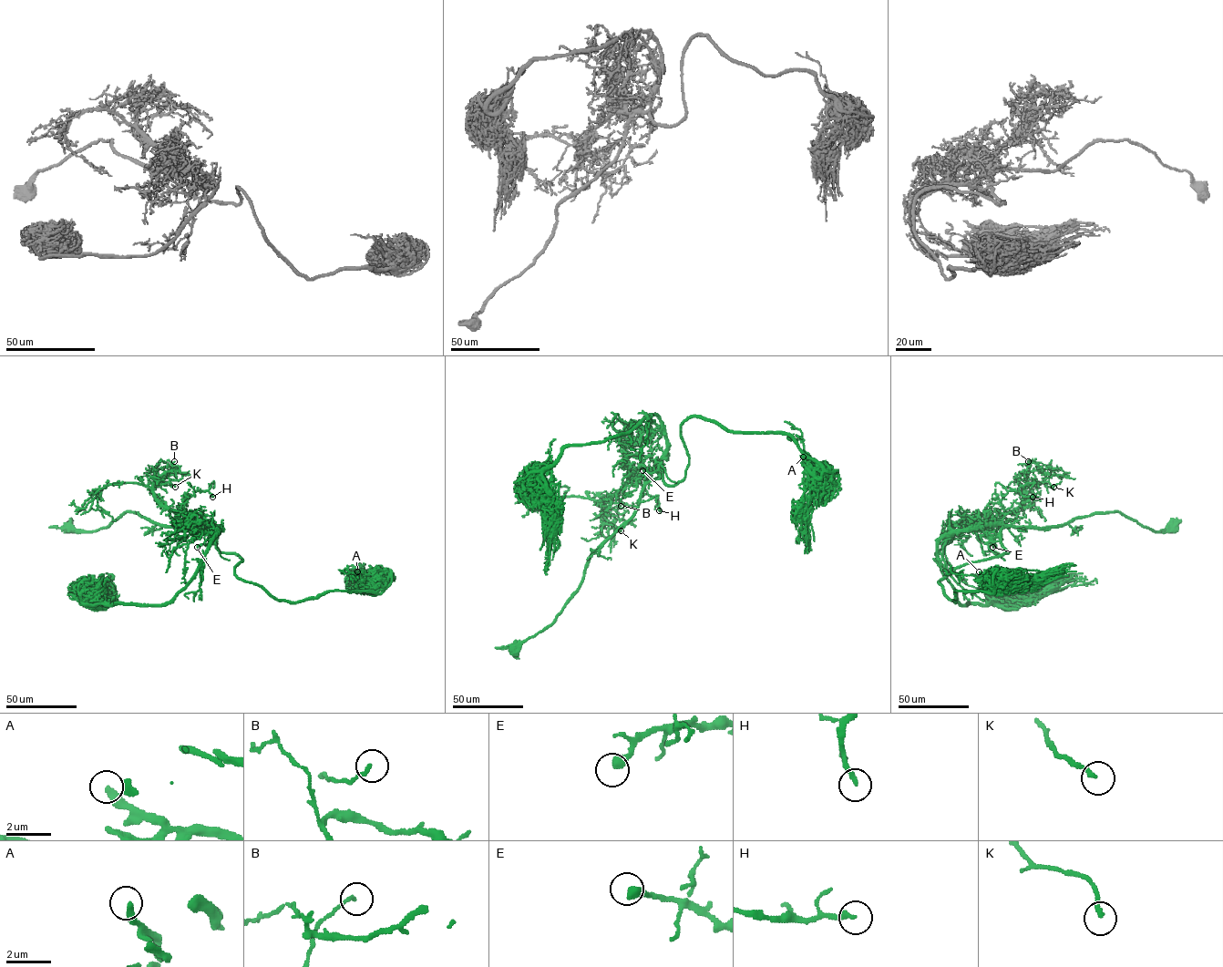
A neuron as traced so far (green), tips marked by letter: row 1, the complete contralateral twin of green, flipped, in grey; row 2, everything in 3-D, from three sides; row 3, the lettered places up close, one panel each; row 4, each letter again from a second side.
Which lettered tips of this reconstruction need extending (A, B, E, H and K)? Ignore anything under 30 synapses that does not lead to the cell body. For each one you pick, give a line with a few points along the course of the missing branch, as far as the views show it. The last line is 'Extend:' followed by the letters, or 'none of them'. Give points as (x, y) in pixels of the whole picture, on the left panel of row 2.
K: Course of what is missing: (175, 487), (186, 474), (179, 478)
Extend: A, K

